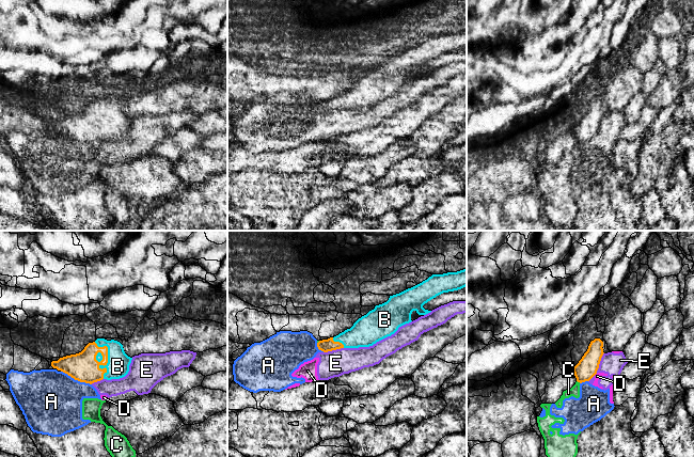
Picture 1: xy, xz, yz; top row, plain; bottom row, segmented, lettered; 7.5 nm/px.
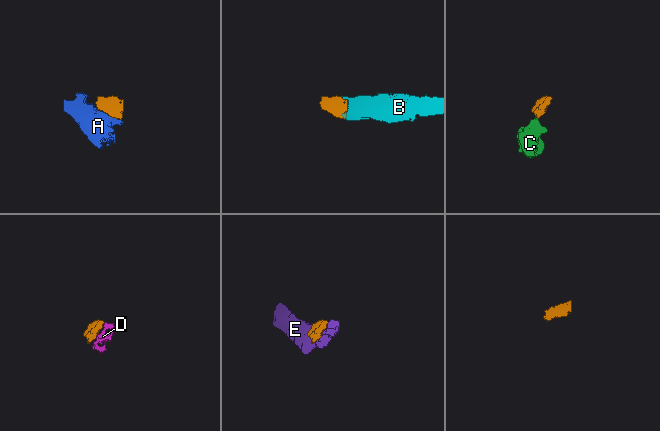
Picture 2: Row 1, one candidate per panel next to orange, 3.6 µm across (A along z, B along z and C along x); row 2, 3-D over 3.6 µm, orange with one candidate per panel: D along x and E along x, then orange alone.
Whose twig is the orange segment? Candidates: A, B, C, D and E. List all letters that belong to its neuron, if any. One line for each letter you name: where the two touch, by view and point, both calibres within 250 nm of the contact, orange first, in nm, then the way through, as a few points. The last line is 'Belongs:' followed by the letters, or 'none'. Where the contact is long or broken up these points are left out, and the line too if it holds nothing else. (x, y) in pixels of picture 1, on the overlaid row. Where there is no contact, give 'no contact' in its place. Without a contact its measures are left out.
B: meets orange in xy at (107, 357); 220 nm thick on the orange side, 170 nm on the other; runs through xy (83, 366), (99, 362), (107, 357), (117, 366)
Belongs: B

